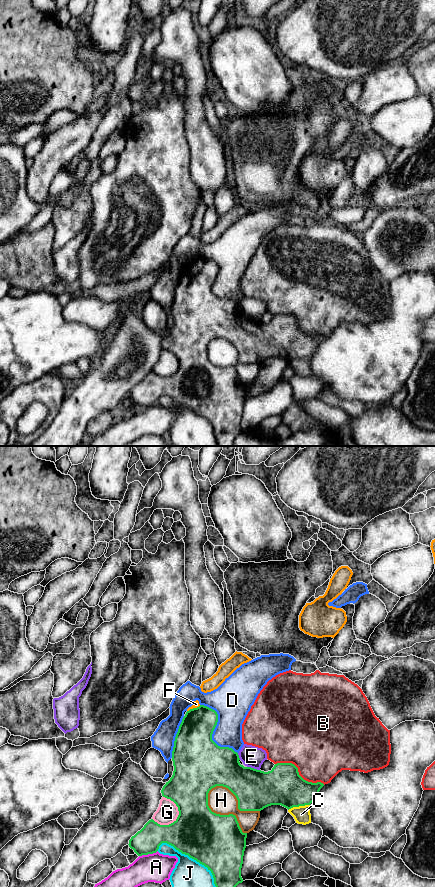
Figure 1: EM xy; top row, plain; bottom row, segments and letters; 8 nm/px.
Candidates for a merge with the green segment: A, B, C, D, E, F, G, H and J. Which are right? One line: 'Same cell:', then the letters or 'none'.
Same cell: none

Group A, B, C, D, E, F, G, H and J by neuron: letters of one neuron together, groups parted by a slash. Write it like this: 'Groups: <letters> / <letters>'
Groups: A / B / C / D / E / F / G / H / J

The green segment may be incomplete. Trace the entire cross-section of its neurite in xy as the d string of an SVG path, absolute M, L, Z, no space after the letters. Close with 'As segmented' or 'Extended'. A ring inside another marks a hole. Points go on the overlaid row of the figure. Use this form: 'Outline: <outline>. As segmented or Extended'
Outline: M204 705L186 712L174 741L173 775L161 790L163 797L176 804L179 815L169 825L149 820L131 837L128 845L138 856L142 856L156 853L162 843L167 843L207 867L216 887L236 887L243 882L241 868L247 833L242 832L235 815L220 815L211 811L208 806L209 791L216 786L228 788L236 796L240 811L261 811L271 805L281 805L289 810L310 805L324 784L304 780L292 763L277 763L268 772L244 767L237 752L229 747L220 747L212 740L217 722L217 712Z. As segmented

